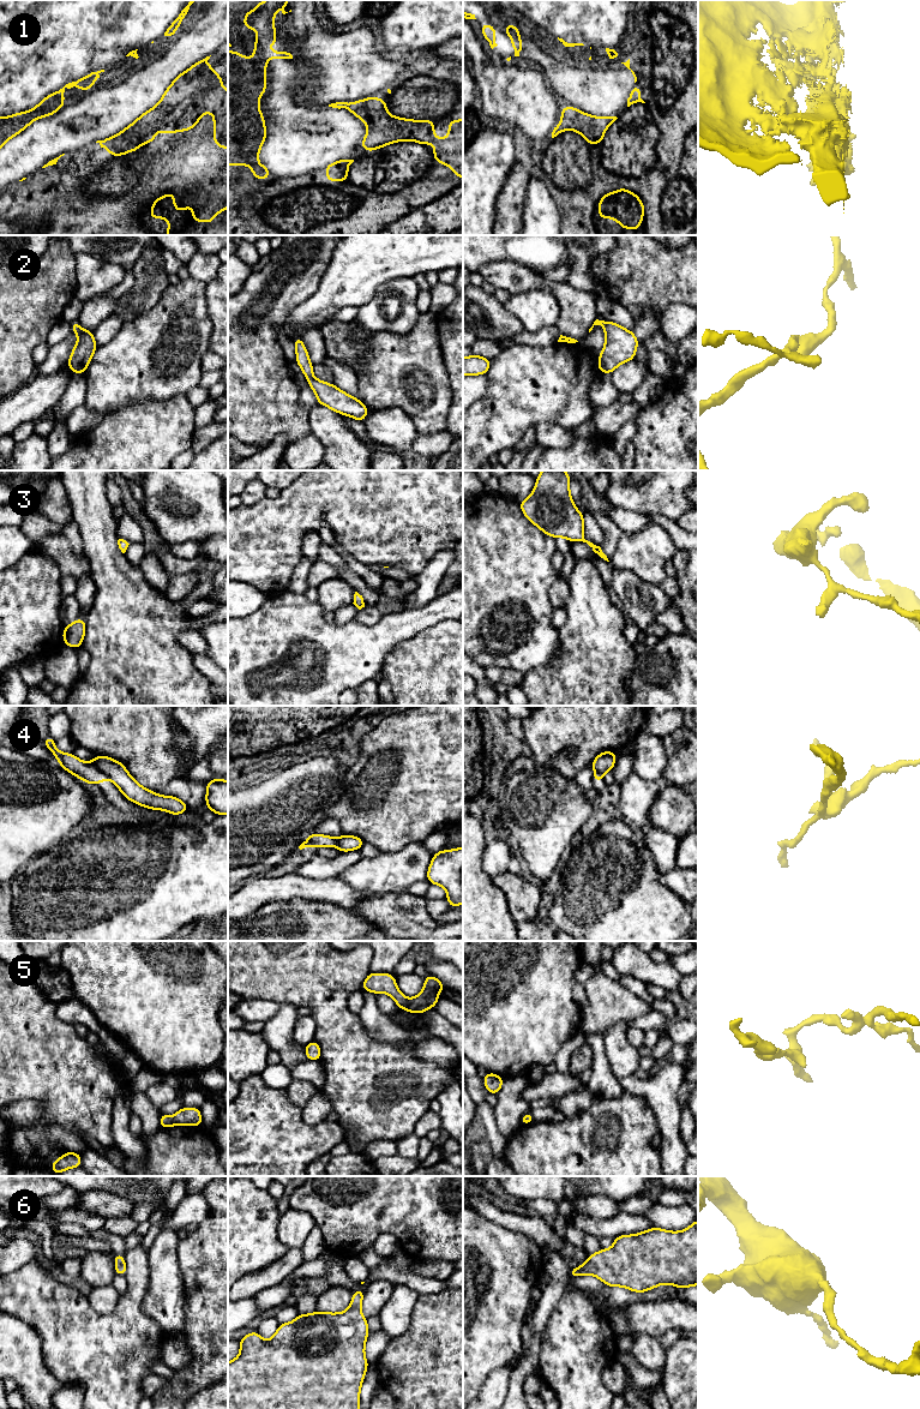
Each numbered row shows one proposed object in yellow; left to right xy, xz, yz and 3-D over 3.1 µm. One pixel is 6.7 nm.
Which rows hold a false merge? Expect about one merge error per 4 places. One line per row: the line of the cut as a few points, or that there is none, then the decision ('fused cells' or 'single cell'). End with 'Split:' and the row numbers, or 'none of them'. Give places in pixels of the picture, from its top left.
1: cut in xy along (206, 60), (192, 69), (180, 87), (163, 95); fused cells
2: no cut; single cell
3: no cut; single cell
4: cut in xy along (91, 762), (107, 775); fused cells
5: no cut; single cell
6: no cut; single cell
Split: 1, 4

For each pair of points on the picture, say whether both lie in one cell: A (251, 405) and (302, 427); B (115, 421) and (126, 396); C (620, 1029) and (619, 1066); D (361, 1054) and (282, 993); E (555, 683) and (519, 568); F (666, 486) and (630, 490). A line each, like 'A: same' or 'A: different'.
A: same
B: different
C: same
D: same
E: different
F: same

